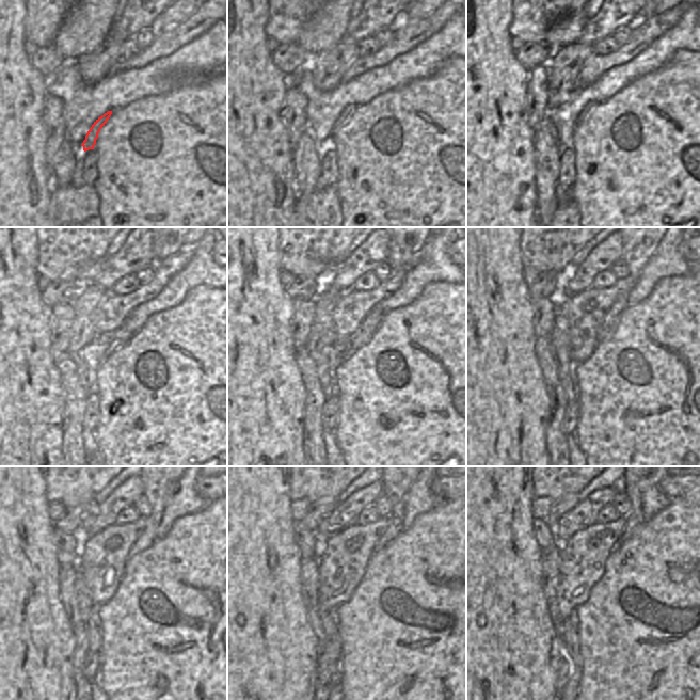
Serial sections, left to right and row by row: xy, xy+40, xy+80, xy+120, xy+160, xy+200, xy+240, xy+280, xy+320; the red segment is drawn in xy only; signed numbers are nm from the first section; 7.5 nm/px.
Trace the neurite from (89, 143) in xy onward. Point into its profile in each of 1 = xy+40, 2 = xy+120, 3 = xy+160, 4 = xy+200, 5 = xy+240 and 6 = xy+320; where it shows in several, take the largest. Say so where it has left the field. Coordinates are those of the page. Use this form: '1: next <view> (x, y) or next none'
1: next xy+40 (345, 114)
2: next xy+120 (116, 344)
3: next xy+160 (370, 323)
4: next xy+200 (610, 320)
5: next xy+240 (158, 488)
6: next xy+320 (634, 488)

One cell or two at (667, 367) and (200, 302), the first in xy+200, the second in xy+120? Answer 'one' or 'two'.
one

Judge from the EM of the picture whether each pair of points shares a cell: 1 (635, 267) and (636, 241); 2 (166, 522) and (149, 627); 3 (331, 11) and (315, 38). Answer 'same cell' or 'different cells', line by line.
1: same cell
2: different cells
3: same cell

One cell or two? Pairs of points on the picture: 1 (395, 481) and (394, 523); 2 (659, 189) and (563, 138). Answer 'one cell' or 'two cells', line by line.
1: one cell
2: two cells

